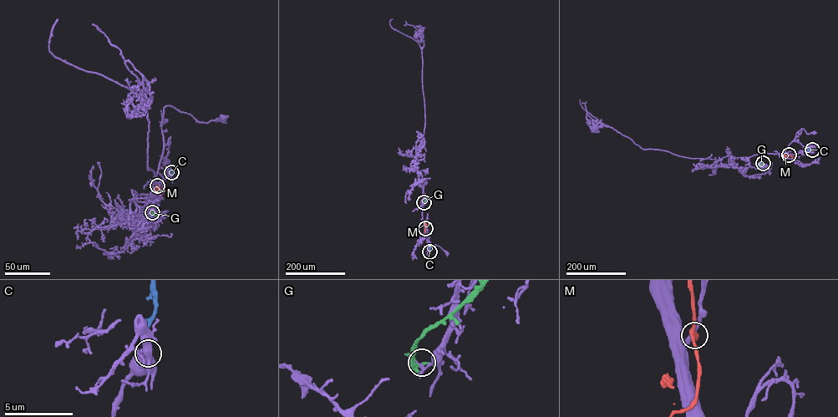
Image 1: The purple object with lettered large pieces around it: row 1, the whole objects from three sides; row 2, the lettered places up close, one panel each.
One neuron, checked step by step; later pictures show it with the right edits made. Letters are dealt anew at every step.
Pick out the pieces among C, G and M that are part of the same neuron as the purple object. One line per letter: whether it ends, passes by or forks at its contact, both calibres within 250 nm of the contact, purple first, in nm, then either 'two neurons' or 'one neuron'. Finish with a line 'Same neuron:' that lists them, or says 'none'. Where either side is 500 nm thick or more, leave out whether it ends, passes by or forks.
C: 850/280 nm | two neurons
G: it ends | 280/400 nm | two neurons
M: it ends | 280/360 nm | two neurons
Same neuron: none

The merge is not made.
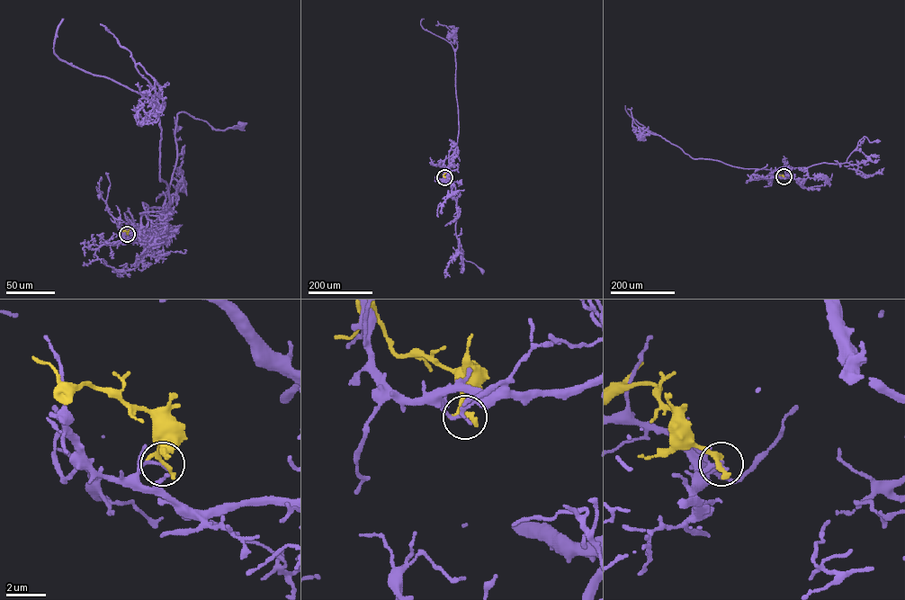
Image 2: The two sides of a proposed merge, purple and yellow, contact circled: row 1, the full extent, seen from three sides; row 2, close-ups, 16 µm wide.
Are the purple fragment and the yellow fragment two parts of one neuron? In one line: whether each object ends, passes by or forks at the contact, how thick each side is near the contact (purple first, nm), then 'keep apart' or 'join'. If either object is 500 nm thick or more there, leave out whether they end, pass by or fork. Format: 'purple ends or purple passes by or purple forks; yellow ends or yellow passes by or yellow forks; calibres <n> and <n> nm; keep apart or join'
purple ends; yellow ends; calibres 160 and 340 nm; keep apart

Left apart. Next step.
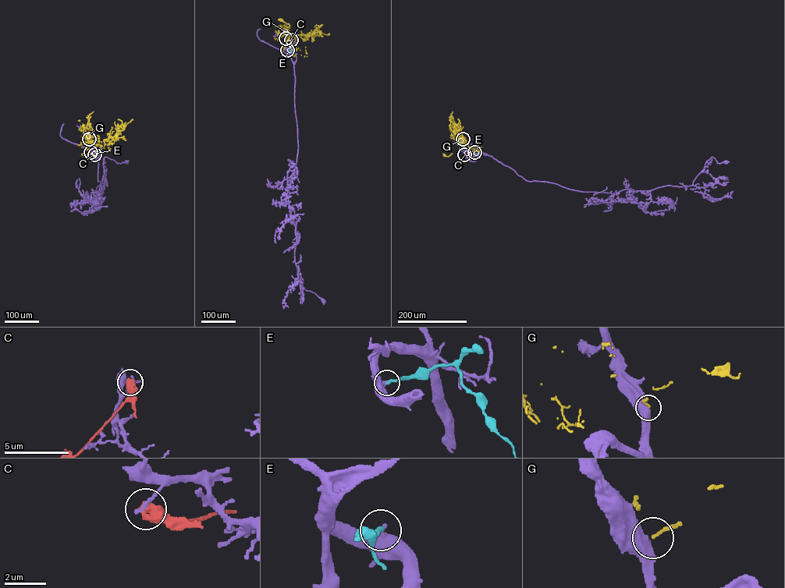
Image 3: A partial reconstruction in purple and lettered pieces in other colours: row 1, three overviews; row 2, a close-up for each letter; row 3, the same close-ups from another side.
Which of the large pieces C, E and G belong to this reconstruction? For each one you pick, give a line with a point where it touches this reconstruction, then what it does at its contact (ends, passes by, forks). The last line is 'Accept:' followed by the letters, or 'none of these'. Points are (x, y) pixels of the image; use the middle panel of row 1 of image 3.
Accept: none of these

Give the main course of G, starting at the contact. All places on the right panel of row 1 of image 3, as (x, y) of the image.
G: (463, 139), (456, 132), (458, 141), (463, 142), (462, 144), (470, 148), (477, 150), (481, 146)

